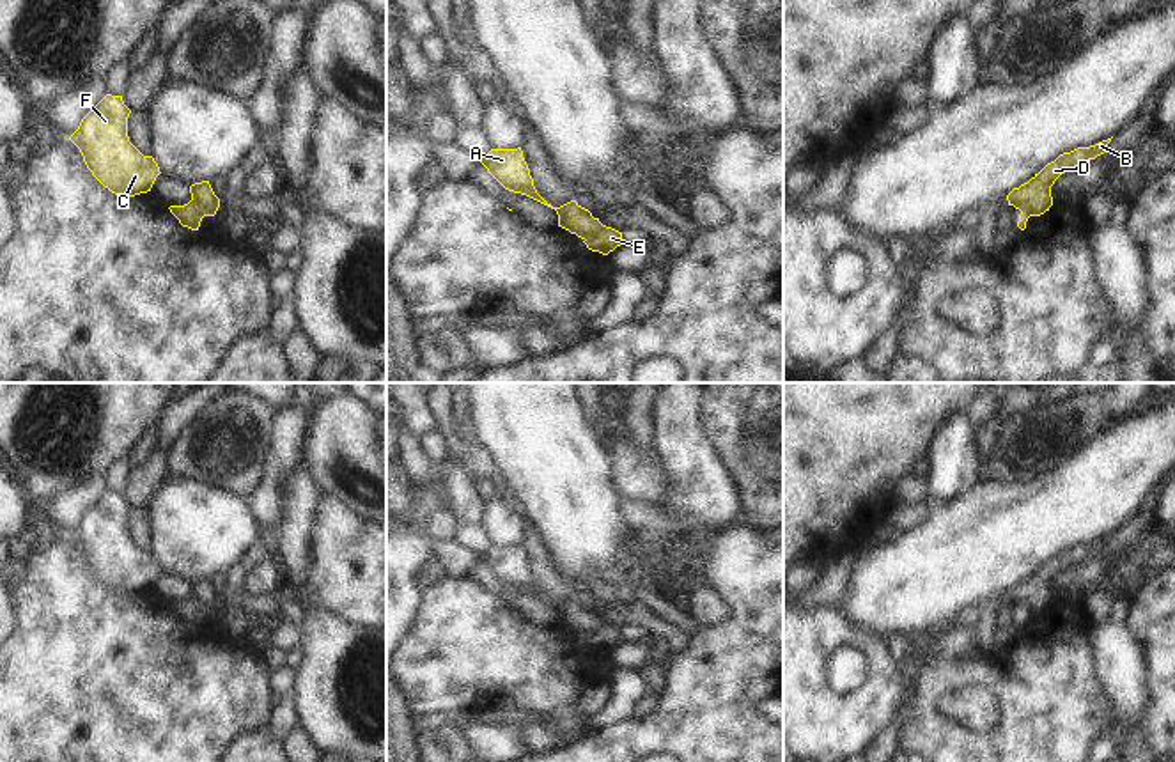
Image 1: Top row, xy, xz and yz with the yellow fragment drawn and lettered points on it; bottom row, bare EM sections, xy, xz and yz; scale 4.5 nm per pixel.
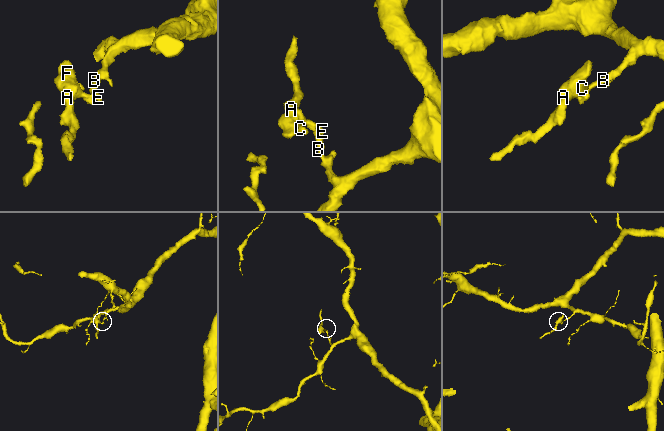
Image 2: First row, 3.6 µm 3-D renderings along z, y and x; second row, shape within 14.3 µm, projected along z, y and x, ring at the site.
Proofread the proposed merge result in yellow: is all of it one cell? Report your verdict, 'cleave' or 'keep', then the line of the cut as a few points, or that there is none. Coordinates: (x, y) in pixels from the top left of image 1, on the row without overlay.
cleave | xz (596, 615), (596, 626), (585, 637)

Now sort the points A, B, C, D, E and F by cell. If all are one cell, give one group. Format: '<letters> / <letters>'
A C F / B D E

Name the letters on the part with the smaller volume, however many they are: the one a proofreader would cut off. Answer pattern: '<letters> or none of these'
A, C, F

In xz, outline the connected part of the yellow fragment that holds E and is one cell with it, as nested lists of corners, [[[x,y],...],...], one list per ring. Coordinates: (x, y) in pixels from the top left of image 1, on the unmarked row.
[[[595,615],[595,620],[597,626],[583,640],[587,641],[588,647],[608,652],[610,649],[622,641],[622,629],[603,622],[599,615]]]

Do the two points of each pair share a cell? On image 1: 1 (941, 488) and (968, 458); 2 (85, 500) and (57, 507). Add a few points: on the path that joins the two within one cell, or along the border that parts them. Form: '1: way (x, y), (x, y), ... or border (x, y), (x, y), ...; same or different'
1: way (947, 481), (961, 465); same
2: way (78, 500), (64, 507); same

